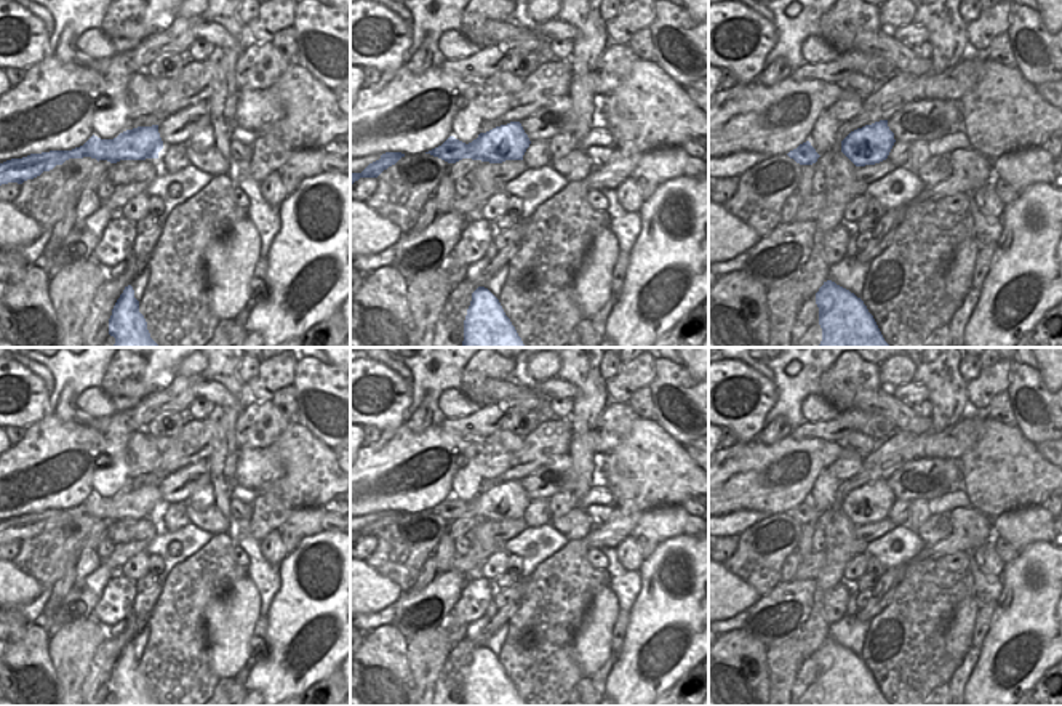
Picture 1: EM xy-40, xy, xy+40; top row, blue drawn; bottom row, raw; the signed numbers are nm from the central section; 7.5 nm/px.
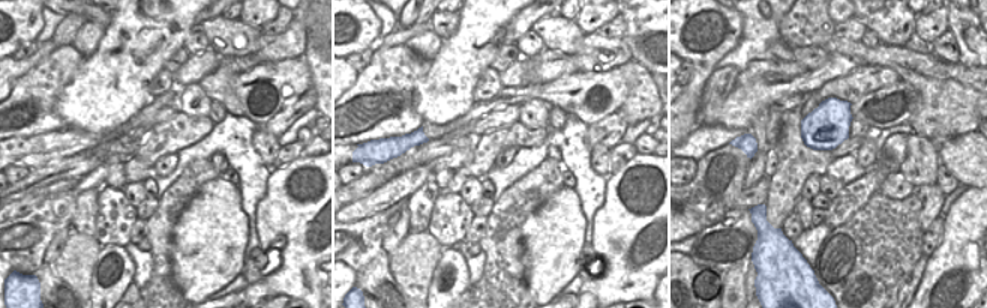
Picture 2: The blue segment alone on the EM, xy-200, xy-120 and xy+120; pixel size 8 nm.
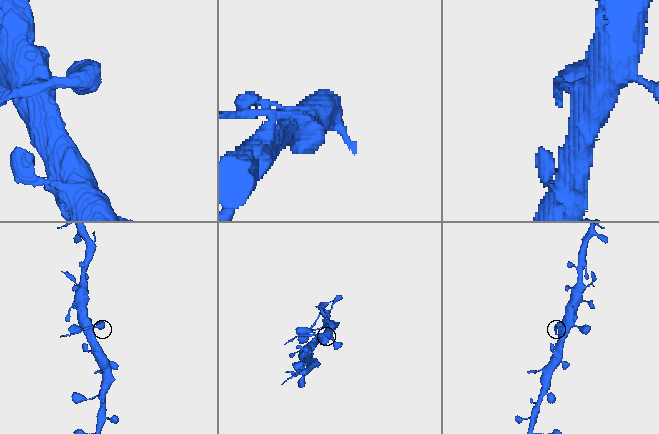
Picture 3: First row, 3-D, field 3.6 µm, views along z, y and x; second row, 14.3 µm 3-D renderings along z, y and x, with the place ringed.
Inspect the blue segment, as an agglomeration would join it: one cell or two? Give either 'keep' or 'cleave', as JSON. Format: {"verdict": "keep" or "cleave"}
{"verdict": "cleave"}

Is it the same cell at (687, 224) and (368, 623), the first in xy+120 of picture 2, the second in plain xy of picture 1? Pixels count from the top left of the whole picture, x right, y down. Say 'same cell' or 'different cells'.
different cells

